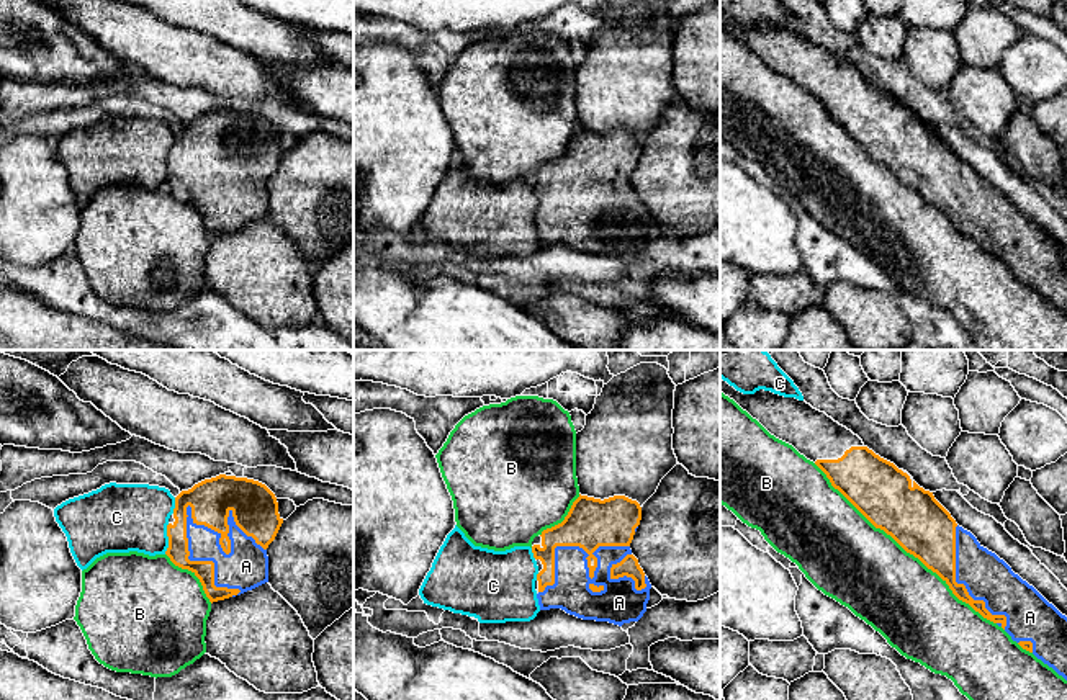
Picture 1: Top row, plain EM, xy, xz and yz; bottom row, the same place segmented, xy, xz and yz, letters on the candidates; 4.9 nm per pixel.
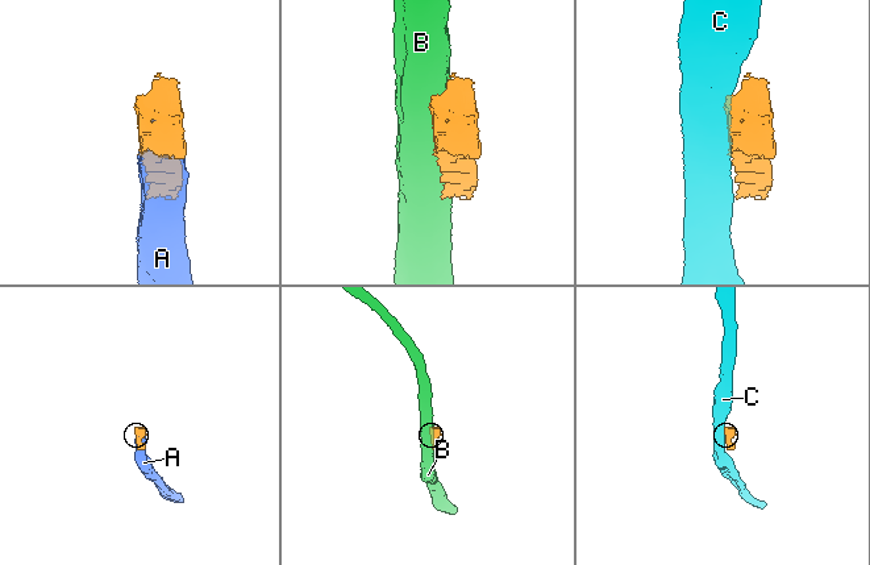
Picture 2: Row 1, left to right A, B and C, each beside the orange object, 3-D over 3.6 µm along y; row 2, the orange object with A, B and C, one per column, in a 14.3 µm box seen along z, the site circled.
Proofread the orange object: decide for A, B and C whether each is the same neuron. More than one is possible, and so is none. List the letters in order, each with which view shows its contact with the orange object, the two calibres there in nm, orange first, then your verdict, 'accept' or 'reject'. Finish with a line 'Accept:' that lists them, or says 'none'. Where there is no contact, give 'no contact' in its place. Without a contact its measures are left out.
A: xy | 150/220 nm | accept
B: yz | 280/420 nm | reject
C: xy | 180/340 nm | reject
Accept: A

